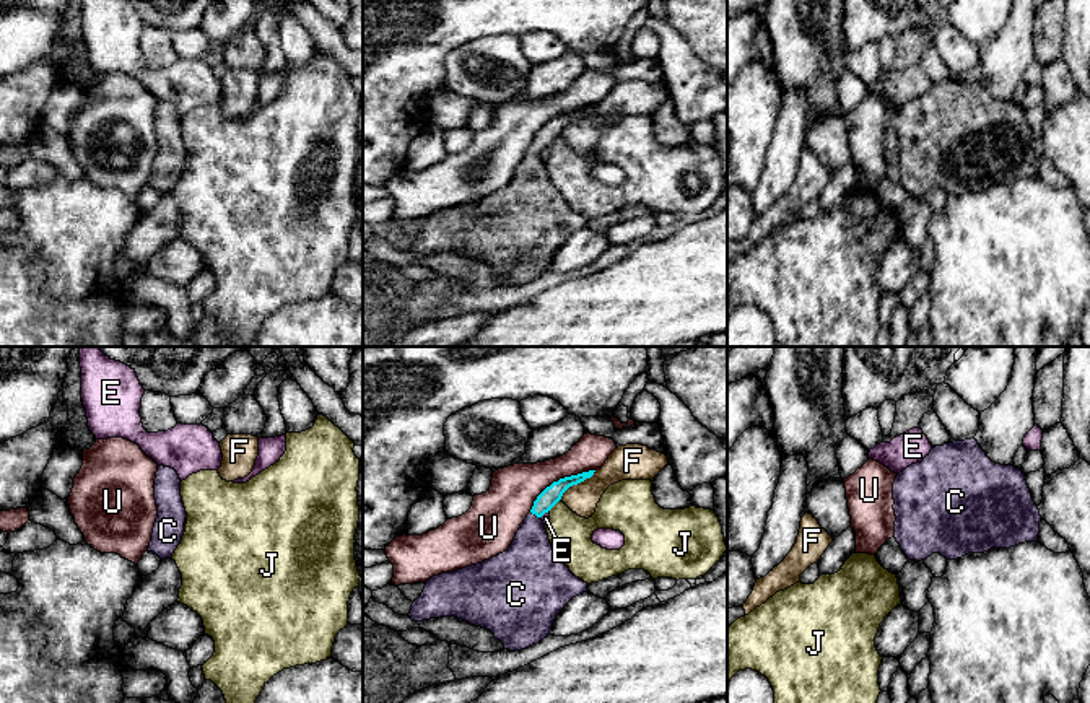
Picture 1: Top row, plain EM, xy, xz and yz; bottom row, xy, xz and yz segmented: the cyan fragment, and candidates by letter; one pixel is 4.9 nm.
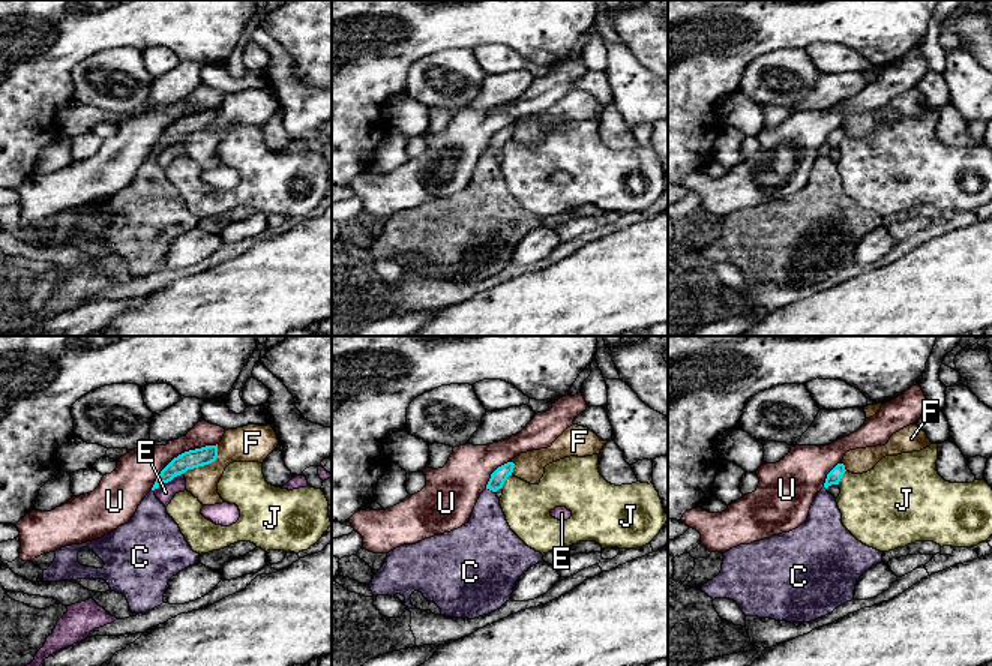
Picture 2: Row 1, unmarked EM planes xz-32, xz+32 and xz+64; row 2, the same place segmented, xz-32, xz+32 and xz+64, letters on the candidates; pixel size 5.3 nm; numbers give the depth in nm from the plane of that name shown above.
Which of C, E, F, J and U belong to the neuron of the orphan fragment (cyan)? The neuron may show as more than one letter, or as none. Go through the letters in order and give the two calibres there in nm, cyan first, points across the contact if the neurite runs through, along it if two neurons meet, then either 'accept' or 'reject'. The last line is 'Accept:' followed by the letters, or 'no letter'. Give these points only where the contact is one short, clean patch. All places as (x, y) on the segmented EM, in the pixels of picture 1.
C: 90/280 nm | across xz (550, 495), (536, 515), (532, 523), (531, 565) | accept
E: 90/50 nm | reject
F: 90/160 nm | along xz (596, 471), (573, 484), (560, 498) | reject
J: 90/200 nm | along xz (560, 498), (547, 511) | reject
U: 90/240 nm | along xz (594, 469), (553, 480), (537, 497), (529, 511) | reject
Accept: C

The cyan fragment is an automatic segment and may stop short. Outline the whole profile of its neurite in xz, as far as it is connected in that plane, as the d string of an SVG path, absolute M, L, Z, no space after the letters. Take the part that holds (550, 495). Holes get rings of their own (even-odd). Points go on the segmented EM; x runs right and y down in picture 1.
M595 470L547 487L521 524L511 547L482 563L429 578L408 617L423 622L457 617L490 630L504 649L521 651L550 635L556 615L587 583L576 578L548 540L542 516L563 493Z

